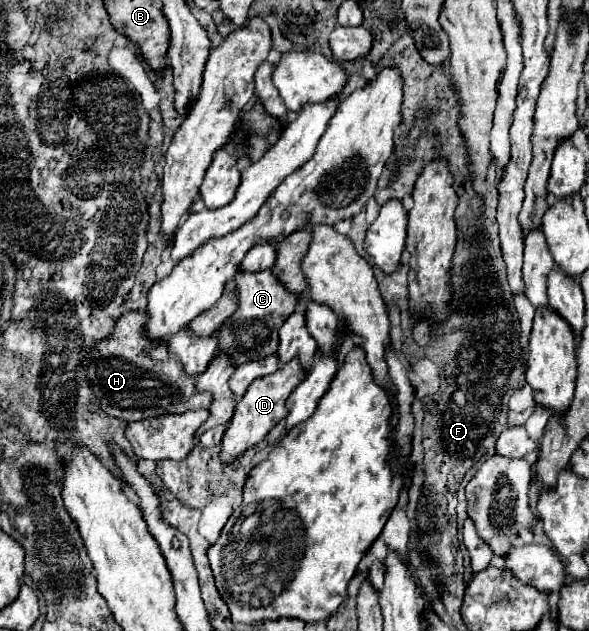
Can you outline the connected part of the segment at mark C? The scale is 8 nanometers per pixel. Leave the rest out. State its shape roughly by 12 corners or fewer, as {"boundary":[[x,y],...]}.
{"boundary":[[274,246],[240,262],[238,310],[218,330],[236,368],[276,354],[296,310],[272,272]]}

